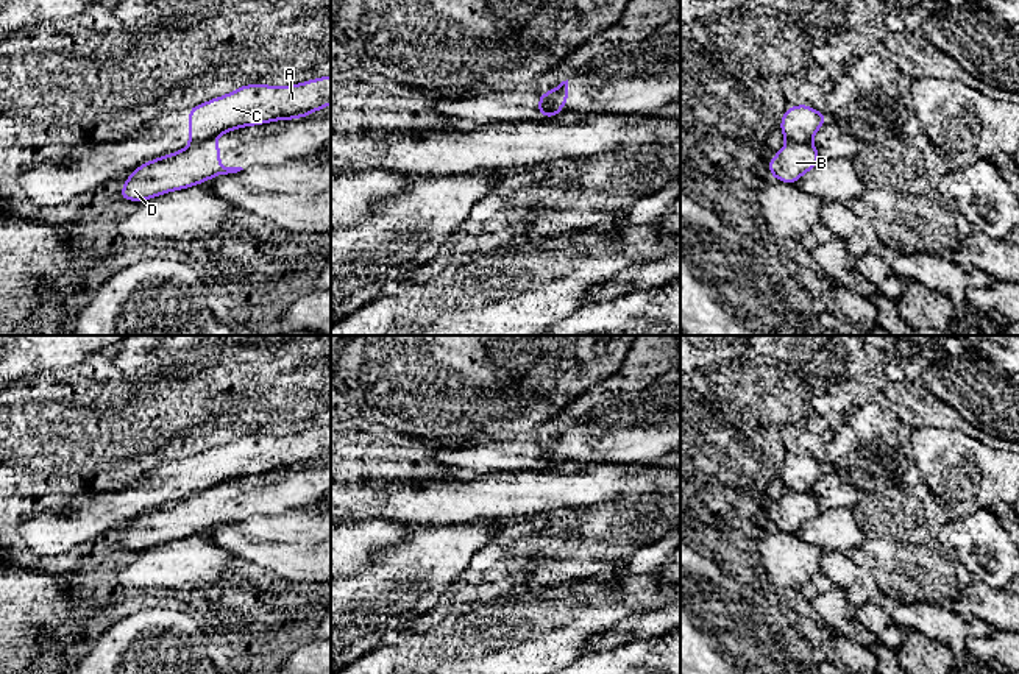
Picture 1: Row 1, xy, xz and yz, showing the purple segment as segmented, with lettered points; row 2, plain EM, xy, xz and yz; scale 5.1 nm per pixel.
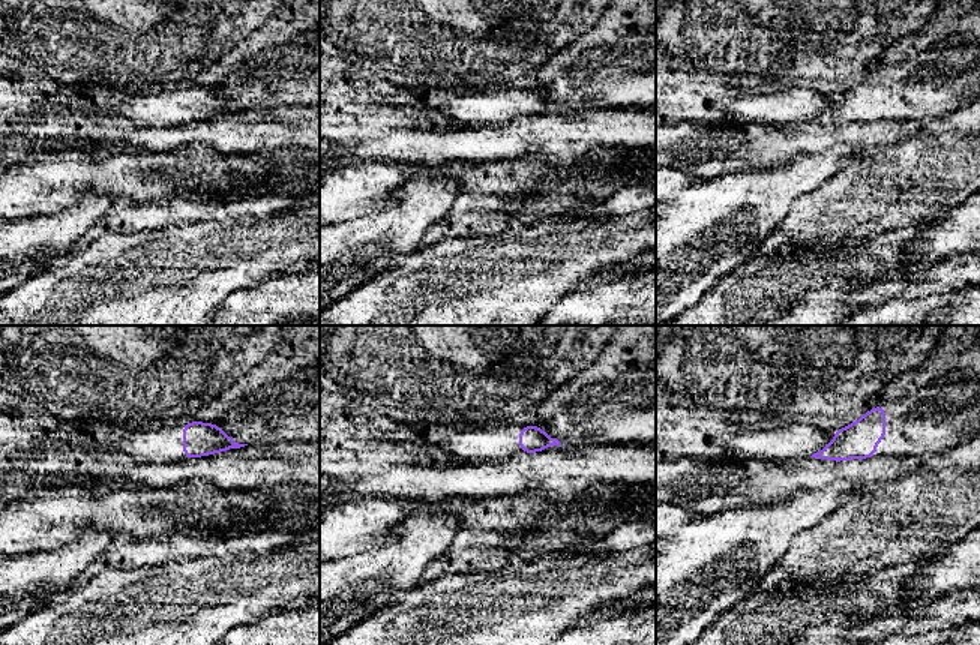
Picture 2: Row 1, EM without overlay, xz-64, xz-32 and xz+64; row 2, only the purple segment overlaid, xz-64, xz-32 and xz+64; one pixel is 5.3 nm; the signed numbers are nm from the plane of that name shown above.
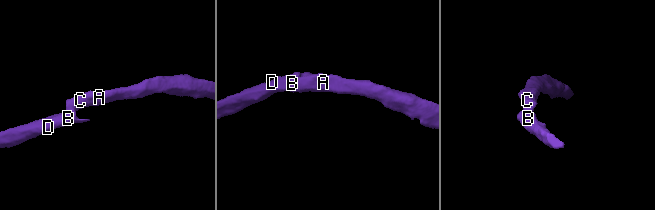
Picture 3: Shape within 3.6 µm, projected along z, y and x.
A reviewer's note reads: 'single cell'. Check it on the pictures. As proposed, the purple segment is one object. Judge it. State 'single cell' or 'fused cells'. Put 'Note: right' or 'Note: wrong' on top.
Note: wrong
fused cells

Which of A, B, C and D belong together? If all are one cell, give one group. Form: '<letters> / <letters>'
A C / B D

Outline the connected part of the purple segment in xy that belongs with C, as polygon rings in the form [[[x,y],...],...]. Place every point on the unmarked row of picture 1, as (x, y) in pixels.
[[[331,424],[292,435],[245,434],[189,457],[189,493],[243,476],[307,466],[331,454]]]

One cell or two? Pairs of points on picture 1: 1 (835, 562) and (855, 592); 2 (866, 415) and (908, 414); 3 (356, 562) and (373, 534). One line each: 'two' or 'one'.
1: one
2: two
3: one

